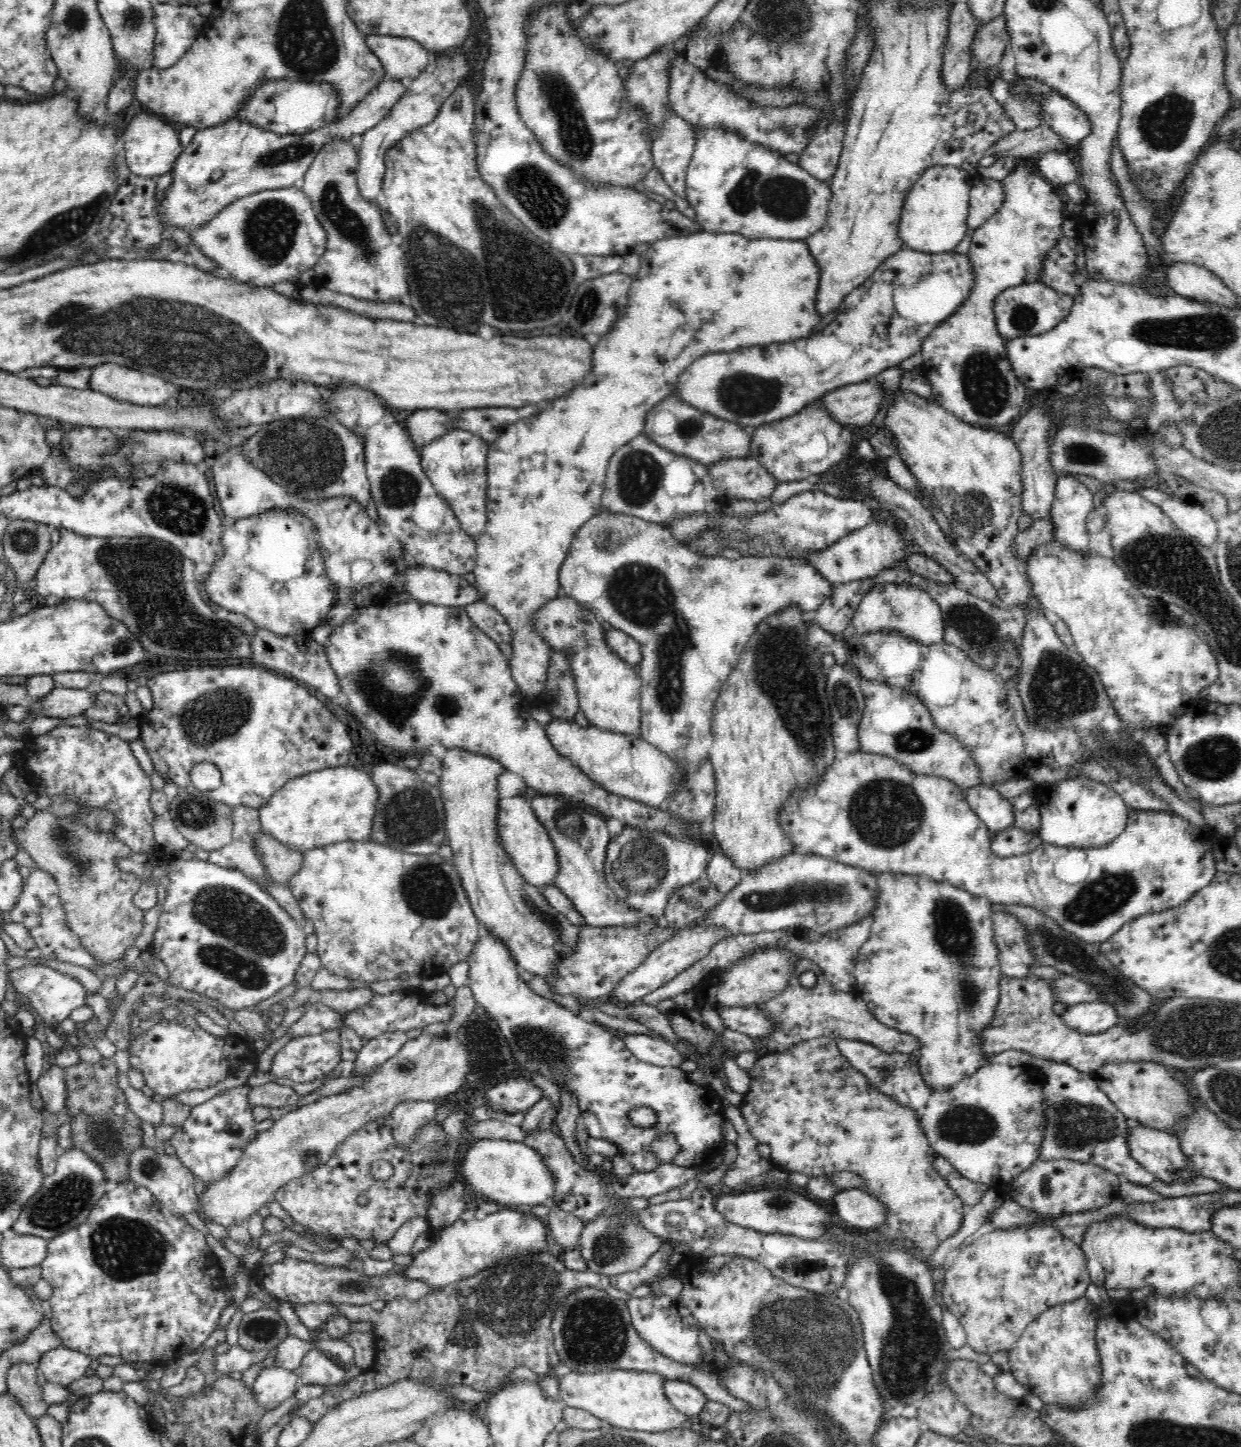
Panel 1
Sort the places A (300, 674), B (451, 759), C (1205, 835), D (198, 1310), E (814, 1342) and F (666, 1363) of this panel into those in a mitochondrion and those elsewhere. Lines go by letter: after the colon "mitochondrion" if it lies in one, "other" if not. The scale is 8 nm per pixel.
A: other
B: other
C: other
D: other
E: mitochondrion
F: other

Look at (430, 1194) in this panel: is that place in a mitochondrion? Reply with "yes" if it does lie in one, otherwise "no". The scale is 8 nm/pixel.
no

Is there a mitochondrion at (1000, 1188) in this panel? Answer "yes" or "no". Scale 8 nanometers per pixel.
no

